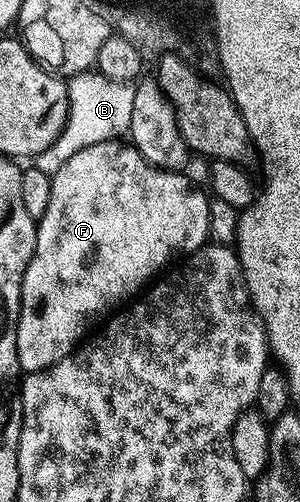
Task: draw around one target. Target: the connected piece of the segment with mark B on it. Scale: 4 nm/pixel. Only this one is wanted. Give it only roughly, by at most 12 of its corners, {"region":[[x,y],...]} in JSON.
{"region":[[101,72],[67,81],[64,129],[34,158],[55,174],[78,150],[123,137],[135,87]]}

